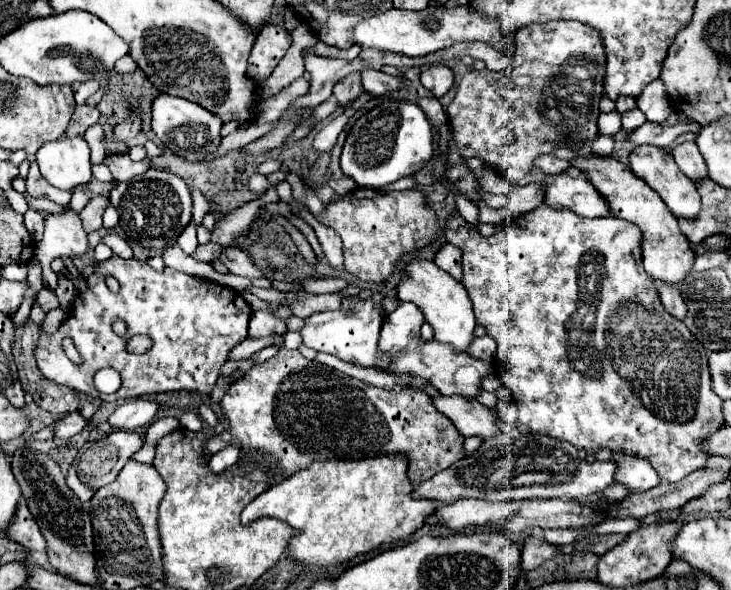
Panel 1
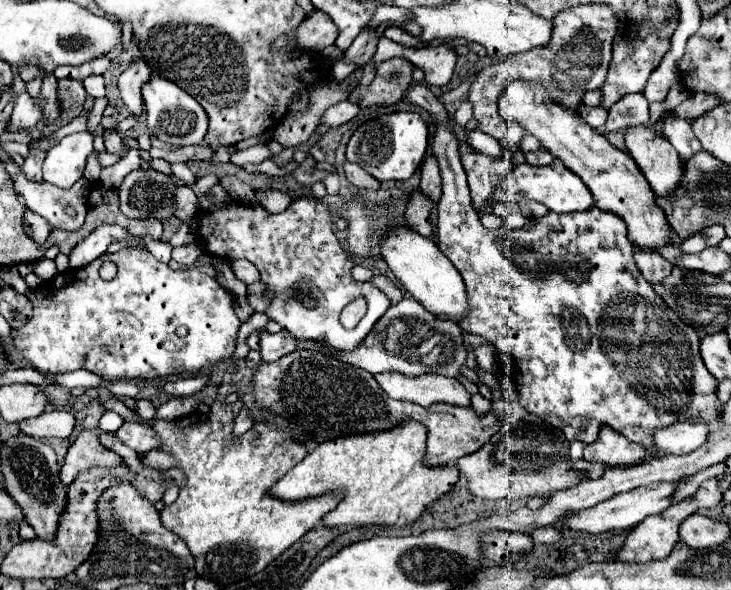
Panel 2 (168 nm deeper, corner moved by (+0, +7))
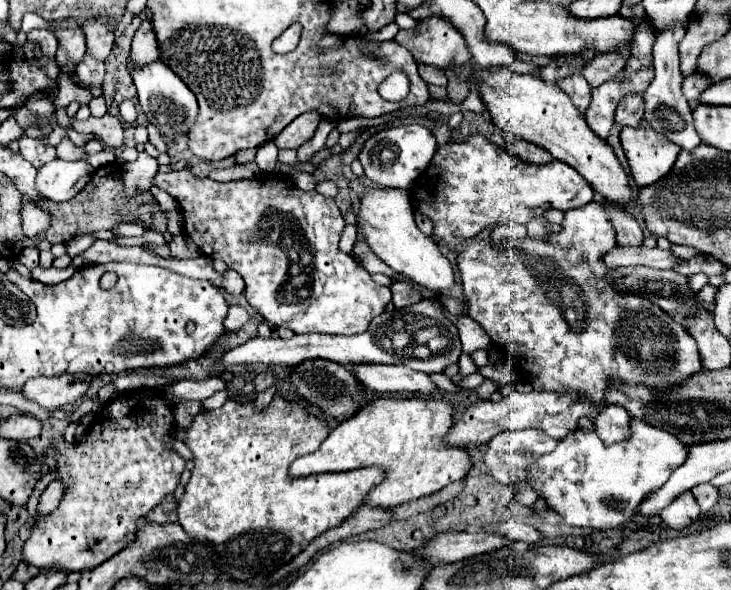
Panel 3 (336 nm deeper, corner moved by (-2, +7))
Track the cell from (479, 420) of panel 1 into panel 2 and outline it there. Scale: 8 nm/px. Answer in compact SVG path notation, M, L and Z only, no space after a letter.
M397 372L377 374L377 384L395 400L409 400L421 406L447 402L455 406L471 406L471 394L457 378L439 374L429 376L401 376Z

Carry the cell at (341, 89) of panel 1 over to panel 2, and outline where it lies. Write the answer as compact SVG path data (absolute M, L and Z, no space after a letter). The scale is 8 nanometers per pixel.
M365 26L361 34L355 38L355 42L351 44L351 48L345 52L345 58L357 62L359 66L365 66L365 62L369 62L369 58L375 54L377 40L379 40L377 28Z

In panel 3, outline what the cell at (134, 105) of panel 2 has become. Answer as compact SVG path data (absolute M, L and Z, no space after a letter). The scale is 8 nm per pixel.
M145 20L139 30L135 32L133 46L131 46L131 64L143 68L147 64L157 62L159 50L155 44L155 34L151 34L151 22Z

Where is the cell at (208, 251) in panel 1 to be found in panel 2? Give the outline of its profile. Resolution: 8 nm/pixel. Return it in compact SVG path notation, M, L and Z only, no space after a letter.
M193 242L193 244L189 244L189 246L179 246L179 248L173 248L171 258L173 258L173 260L177 260L177 262L181 262L181 264L191 266L191 264L197 260L197 256L199 256L201 252L203 252L201 244Z

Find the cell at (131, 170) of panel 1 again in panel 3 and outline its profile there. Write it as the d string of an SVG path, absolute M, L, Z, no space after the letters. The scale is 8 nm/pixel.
M105 114L101 118L91 116L85 122L73 120L73 128L77 132L95 134L109 148L121 148L121 144L123 144L123 122L117 116L111 116L111 114Z

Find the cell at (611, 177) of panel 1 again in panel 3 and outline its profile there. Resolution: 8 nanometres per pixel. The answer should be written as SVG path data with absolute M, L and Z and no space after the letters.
M495 68L493 72L475 70L475 76L465 76L479 82L479 96L497 128L511 132L519 140L545 148L555 160L575 168L603 200L619 206L625 206L633 200L629 174L623 170L613 148L589 128L583 112L573 106L569 96L557 84L529 74L517 74L507 68Z

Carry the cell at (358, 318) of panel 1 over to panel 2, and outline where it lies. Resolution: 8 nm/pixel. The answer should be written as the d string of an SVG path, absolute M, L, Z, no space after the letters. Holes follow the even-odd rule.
M303 196L303 198L293 200L291 206L281 214L271 214L261 206L227 202L225 206L213 206L211 210L197 214L195 220L197 220L197 240L201 236L205 252L225 258L225 260L245 258L255 264L255 268L261 274L261 282L267 286L265 292L271 294L271 302L269 302L265 314L273 322L277 322L279 326L289 330L297 340L327 342L329 346L333 346L337 350L353 350L357 344L363 342L363 338L369 334L373 324L391 306L389 298L379 288L375 288L371 282L353 280L351 268L355 266L355 260L339 244L335 230L333 230L333 216L331 216L329 208L313 196ZM355 298L367 300L367 314L353 330L347 330L341 326L339 316L341 316L341 310Z

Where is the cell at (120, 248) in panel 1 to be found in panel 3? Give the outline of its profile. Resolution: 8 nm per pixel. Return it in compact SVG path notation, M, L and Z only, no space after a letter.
M87 234L87 236L77 236L75 240L69 240L69 242L65 244L65 246L67 246L67 254L69 254L71 258L83 254L95 240L97 240L97 238L91 236L91 234Z

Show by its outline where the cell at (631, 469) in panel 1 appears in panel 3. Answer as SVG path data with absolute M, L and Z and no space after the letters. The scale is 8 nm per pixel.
M605 406L603 412L595 418L595 432L603 440L603 444L615 444L627 440L631 436L631 416L623 406Z

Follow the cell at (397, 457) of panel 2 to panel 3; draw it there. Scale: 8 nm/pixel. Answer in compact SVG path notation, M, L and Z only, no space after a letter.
M377 398L371 408L339 424L313 454L297 458L289 474L303 478L325 472L349 472L367 466L379 466L385 472L383 482L363 498L361 506L393 508L421 496L429 496L443 486L463 480L471 470L471 458L463 448L443 448L443 436L451 428L453 406L445 400L421 398Z

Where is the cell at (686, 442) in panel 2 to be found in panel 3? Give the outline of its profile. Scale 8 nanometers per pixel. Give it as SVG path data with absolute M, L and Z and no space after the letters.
M631 418L631 438L623 444L603 446L599 436L595 432L583 432L575 430L569 432L553 452L541 456L529 470L527 482L537 490L539 498L547 502L549 508L553 508L563 520L567 520L571 526L587 526L587 528L617 528L623 522L627 522L633 514L637 504L645 500L645 496L663 486L671 472L687 460L689 446L683 444L675 434L667 430L659 430L653 426L647 426L643 420Z

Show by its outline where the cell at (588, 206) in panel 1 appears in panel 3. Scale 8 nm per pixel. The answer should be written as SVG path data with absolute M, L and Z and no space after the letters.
M483 136L441 146L433 156L433 164L413 184L411 192L415 210L435 222L433 240L451 248L457 246L457 240L477 236L487 226L499 222L527 224L529 218L543 216L551 208L565 212L593 200L593 188L571 166L559 160L541 166L521 162L521 158Z

